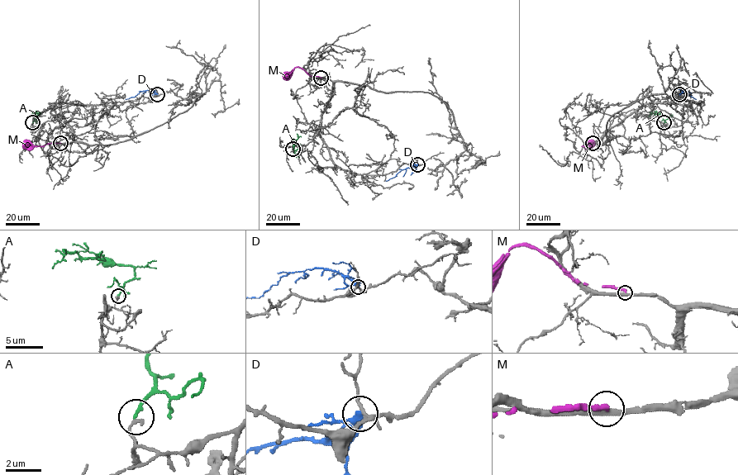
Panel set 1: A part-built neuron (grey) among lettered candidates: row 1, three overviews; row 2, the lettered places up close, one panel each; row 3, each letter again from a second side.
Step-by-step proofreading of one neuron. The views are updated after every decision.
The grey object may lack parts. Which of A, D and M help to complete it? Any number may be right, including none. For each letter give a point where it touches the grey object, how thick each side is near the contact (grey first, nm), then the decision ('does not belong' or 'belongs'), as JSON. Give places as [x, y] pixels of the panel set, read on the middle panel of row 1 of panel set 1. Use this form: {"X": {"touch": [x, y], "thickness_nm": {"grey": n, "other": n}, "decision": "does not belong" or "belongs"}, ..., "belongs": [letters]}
{"A": {"touch": [292, 149], "thickness_nm": {"grey": 180, "other": 170}, "decision": "does not belong"}, "D": {"touch": [417, 164], "thickness_nm": {"grey": 150, "other": 320}, "decision": "does not belong"}, "M": {"touch": [321, 78], "thickness_nm": {"grey": 320, "other": 320}, "decision": "does not belong"}, "belongs": []}

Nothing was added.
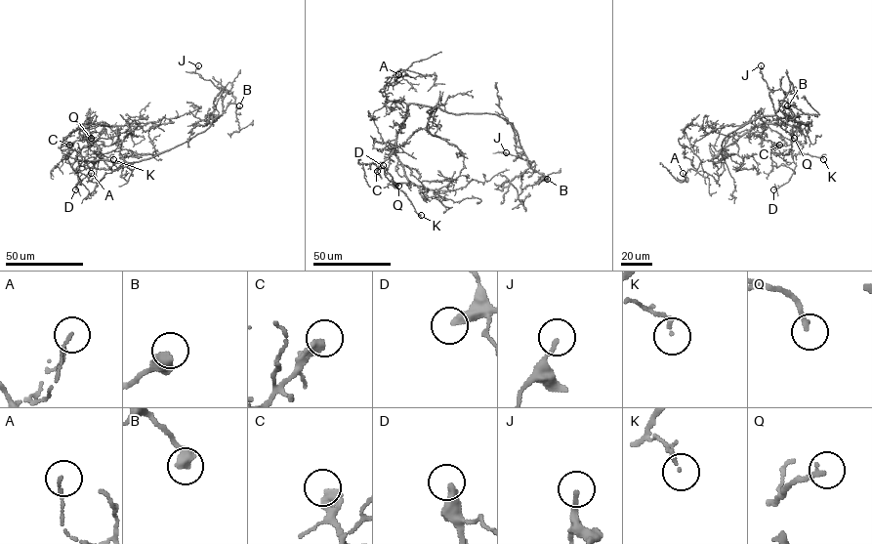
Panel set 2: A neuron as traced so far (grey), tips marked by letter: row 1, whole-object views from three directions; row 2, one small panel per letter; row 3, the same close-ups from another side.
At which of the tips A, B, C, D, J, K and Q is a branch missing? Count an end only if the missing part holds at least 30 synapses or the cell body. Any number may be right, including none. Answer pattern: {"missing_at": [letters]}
{"missing_at": ["C", "D", "Q"]}

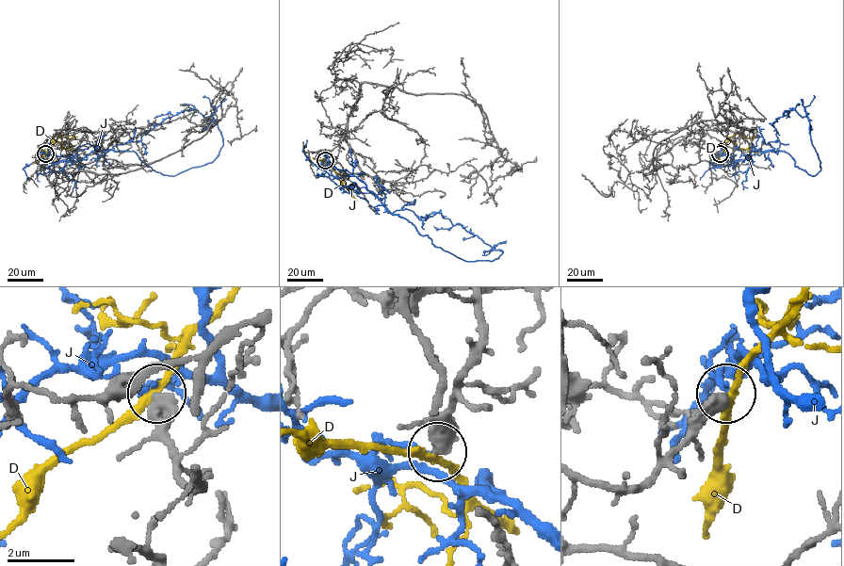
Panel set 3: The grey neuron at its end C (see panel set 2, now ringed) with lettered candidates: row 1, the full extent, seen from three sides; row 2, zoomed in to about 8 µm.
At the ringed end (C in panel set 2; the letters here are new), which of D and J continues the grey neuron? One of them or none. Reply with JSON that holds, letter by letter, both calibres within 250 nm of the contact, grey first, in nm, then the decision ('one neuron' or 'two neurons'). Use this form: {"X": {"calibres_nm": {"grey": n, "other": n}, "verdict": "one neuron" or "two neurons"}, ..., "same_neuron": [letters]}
{"D": {"calibres_nm": {"grey": 480, "other": 240}, "verdict": "two neurons"}, "J": {"calibres_nm": {"grey": 480, "other": 130}, "verdict": "two neurons"}, "same_neuron": []}

